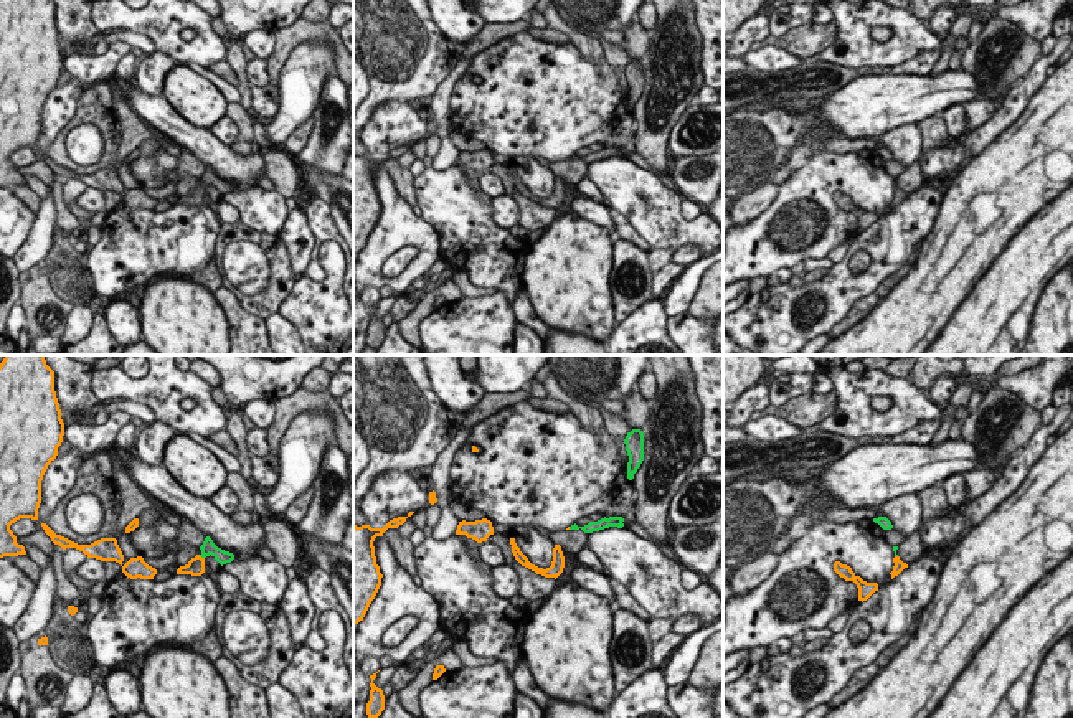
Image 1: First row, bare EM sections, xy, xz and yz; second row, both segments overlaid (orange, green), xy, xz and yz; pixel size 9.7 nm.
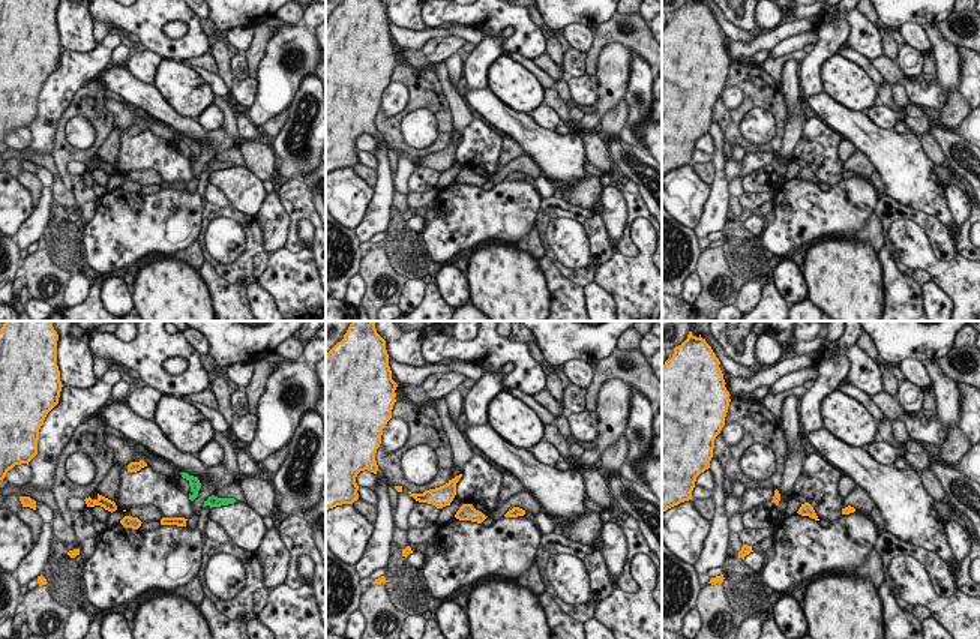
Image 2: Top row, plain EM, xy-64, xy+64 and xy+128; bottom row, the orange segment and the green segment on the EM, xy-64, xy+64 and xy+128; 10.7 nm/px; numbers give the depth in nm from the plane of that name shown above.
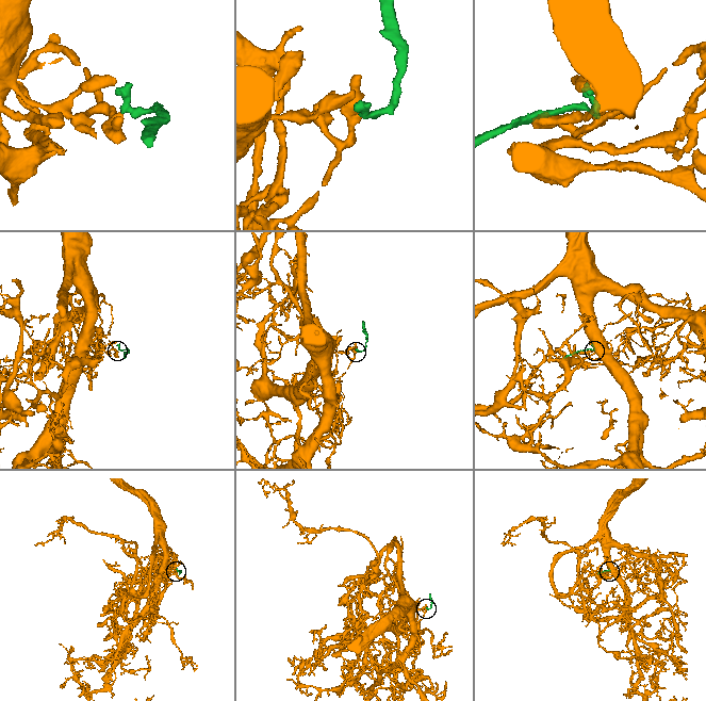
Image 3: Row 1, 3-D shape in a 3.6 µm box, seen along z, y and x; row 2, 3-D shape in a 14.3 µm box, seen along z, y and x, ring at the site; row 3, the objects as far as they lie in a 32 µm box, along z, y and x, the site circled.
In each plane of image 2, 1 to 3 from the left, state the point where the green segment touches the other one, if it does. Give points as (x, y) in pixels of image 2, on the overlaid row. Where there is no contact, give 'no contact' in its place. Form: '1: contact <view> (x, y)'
1: no contact
2: no contact
3: no contact

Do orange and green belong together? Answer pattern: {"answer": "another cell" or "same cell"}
{"answer": "same cell"}

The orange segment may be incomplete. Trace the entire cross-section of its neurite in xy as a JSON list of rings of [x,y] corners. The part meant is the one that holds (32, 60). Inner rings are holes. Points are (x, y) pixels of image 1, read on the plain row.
[[[0,0],[0,188],[26,185],[17,173],[10,155],[20,149],[38,150],[41,111],[48,96],[56,89],[63,73],[64,53],[54,21],[53,0]]]

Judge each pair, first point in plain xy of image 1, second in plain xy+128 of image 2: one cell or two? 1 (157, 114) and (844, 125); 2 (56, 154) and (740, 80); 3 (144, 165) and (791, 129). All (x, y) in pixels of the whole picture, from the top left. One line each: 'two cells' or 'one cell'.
1: one cell
2: one cell
3: two cells

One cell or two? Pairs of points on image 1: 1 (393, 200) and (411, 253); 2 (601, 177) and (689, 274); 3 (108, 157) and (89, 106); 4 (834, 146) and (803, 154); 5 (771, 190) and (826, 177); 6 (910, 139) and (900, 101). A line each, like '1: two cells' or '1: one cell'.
1: two cells
2: two cells
3: one cell
4: one cell
5: two cells
6: two cells

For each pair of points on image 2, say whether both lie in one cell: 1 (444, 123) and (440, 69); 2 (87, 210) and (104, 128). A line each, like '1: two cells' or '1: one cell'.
1: two cells
2: two cells

